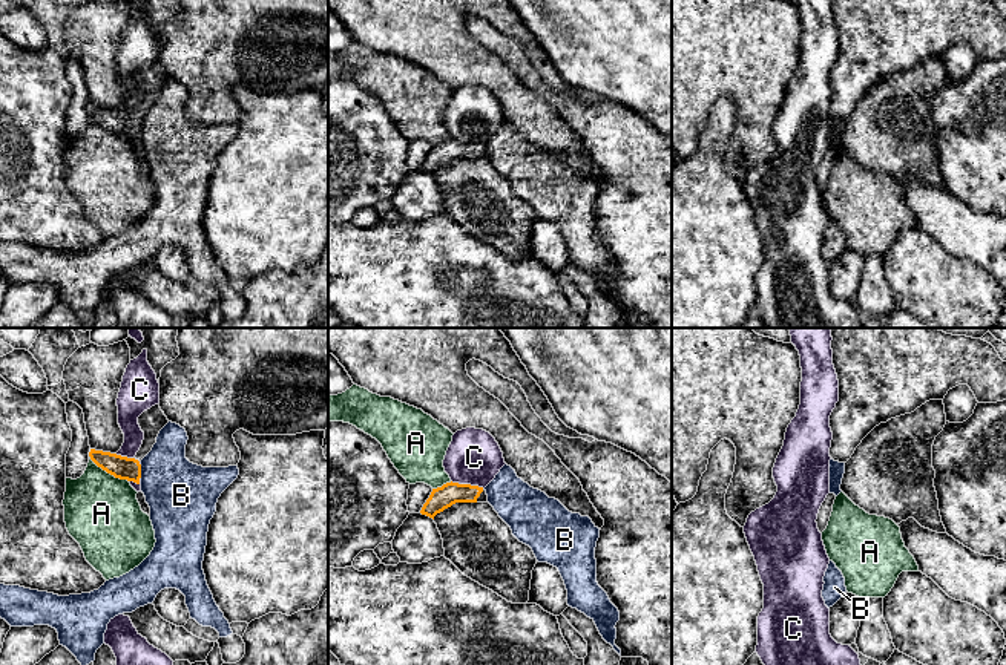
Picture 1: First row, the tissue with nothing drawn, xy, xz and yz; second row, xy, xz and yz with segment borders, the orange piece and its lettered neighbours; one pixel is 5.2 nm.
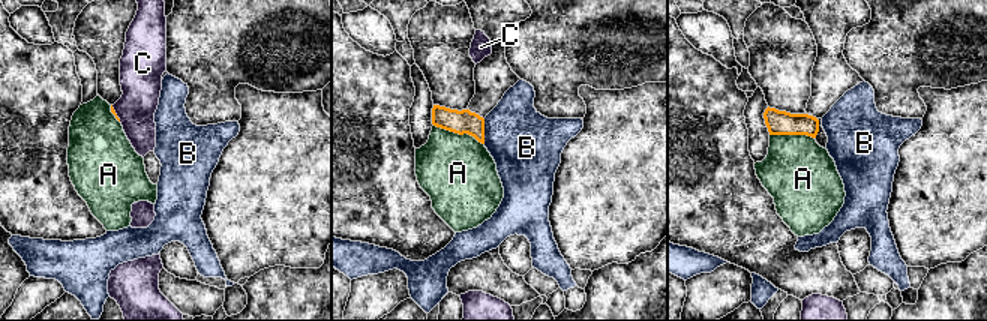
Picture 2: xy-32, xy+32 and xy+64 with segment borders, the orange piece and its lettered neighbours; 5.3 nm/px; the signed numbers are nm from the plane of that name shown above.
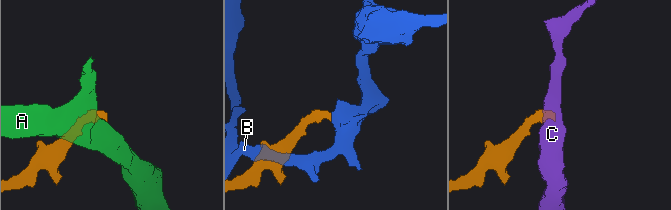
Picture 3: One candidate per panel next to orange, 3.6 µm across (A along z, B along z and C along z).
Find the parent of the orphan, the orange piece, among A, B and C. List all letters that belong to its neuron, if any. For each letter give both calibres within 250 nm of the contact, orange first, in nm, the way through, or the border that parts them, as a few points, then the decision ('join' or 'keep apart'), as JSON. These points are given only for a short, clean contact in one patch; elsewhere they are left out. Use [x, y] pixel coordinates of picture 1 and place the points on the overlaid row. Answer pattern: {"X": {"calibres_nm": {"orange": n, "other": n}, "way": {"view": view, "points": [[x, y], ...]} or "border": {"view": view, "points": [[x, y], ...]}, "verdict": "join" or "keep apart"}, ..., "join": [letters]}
{"A": {"calibres_nm": {"orange": 120, "other": 400}, "border": {"view": "xy", "points": [[89, 455], [98, 466], [128, 481]]}, "verdict": "keep apart"}, "B": {"calibres_nm": {"orange": 120, "other": 360}, "verdict": "keep apart"}, "C": {"calibres_nm": {"orange": 120, "other": 280}, "border": {"view": "xz", "points": [[451, 480], [460, 484], [483, 488]]}, "verdict": "keep apart"}, "join": []}

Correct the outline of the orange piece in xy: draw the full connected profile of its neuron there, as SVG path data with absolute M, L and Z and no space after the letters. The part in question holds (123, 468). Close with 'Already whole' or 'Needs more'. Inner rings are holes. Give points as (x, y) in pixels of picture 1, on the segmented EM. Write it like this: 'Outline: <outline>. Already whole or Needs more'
Outline: M90 449L89 457L98 467L115 478L140 484L141 464L138 460L95 449Z. Already whole

